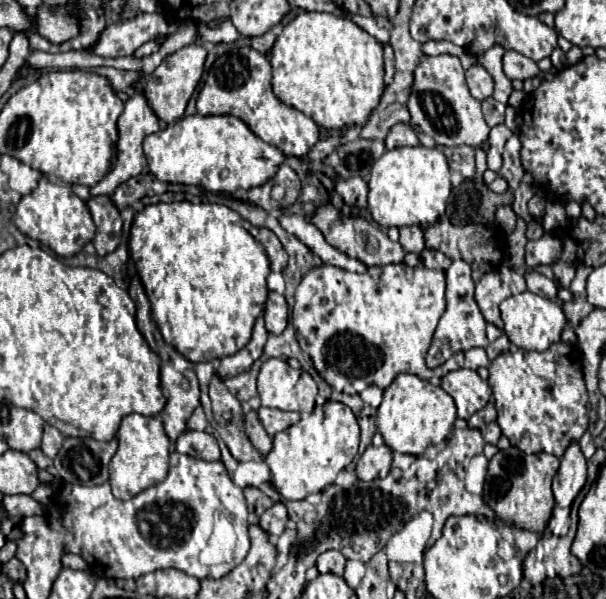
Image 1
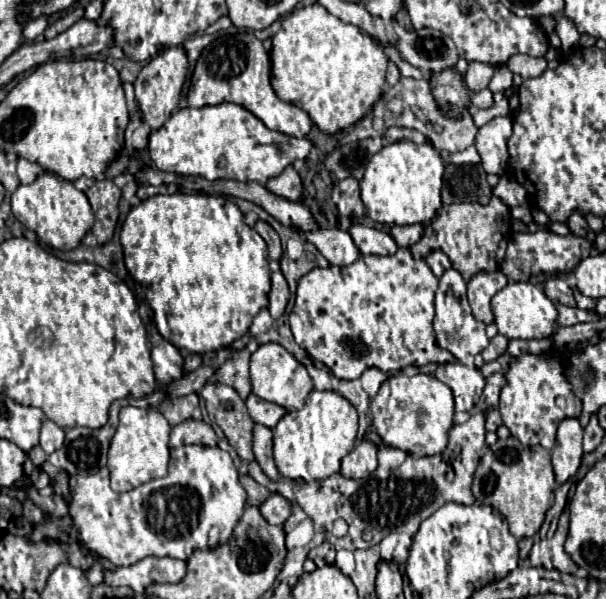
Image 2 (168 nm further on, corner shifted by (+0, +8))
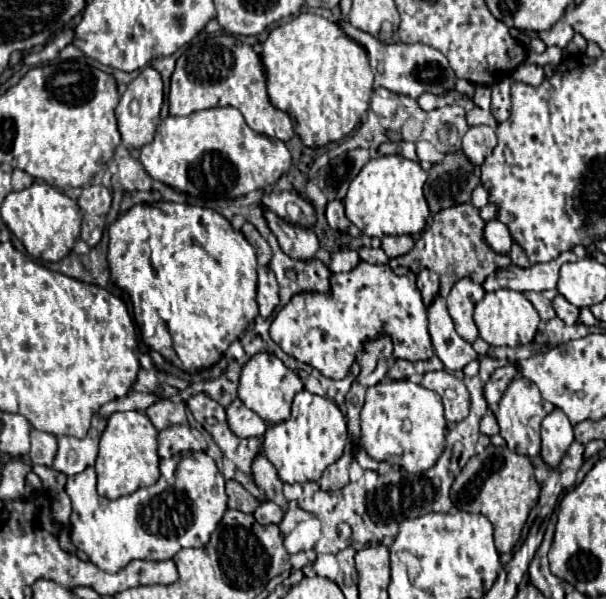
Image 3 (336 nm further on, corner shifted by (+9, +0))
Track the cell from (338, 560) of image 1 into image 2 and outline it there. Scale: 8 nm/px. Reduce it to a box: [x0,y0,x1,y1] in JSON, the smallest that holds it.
[308,542,336,568]

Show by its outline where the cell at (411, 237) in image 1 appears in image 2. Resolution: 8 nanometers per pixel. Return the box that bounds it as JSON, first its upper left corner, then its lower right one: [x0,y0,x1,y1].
[390,224,424,248]

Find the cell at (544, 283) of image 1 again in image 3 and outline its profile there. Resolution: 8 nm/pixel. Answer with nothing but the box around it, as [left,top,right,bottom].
[553,294,579,324]

